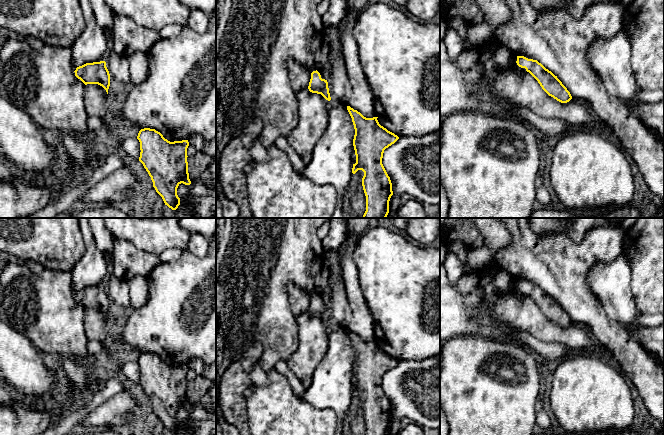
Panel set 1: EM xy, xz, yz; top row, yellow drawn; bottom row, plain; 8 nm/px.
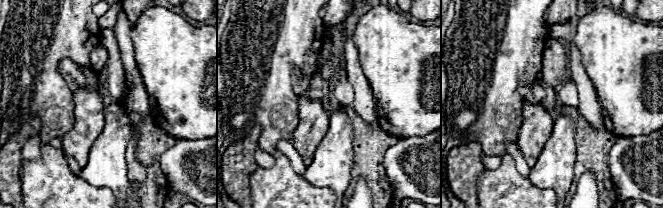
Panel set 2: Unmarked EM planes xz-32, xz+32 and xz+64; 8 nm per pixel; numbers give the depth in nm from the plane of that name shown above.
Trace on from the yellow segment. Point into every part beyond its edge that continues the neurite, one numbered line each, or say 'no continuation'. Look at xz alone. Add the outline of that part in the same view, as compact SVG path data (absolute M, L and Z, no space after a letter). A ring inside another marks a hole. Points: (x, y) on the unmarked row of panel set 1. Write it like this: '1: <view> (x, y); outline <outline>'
1: xz (300, 301); outline M291 283L287 285L287 293L291 310L297 317L302 313L308 312L312 296Z

